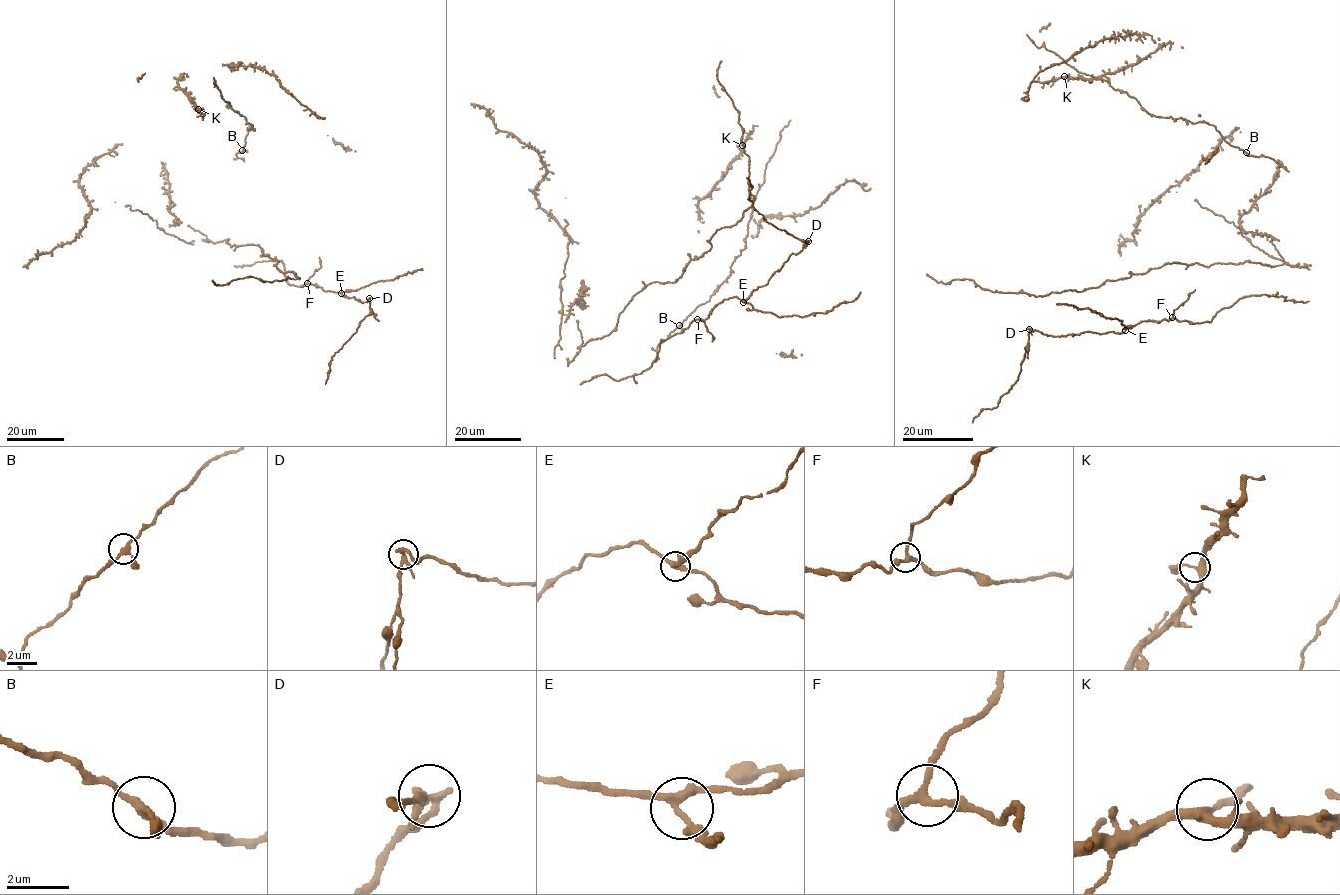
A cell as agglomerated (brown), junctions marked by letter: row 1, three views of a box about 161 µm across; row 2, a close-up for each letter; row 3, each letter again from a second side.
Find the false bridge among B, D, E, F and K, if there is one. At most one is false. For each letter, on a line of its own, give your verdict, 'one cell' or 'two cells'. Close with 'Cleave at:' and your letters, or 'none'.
B: one cell
D: two cells
E: one cell
F: one cell
K: one cell
Cleave at: D

